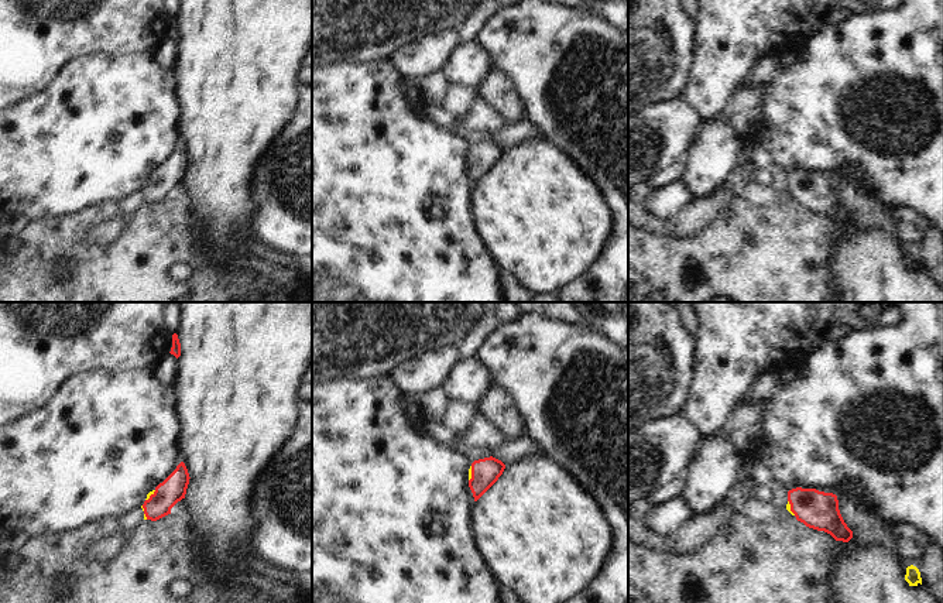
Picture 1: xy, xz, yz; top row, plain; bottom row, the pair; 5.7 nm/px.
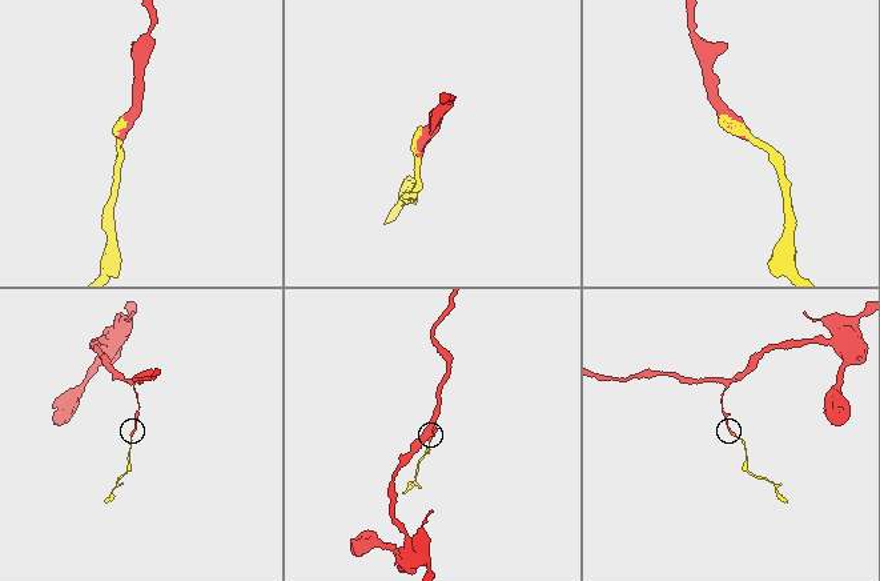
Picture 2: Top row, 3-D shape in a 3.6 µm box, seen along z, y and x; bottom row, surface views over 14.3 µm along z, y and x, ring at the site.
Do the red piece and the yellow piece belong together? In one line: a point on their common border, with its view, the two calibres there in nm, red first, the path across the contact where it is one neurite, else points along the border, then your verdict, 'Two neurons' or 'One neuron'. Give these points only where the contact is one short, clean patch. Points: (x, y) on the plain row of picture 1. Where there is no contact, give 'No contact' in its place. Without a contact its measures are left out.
Touches red at xz (472, 157). Thickness 160 nm (red) against 20 nm. Path across: xz (484, 156), (472, 157), (470, 150). One neuron.

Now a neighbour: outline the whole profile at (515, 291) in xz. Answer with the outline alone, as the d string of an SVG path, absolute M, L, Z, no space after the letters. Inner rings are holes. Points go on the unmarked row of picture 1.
M503 270L501 277L510 302L534 302L536 299L536 292L522 284L514 274Z

